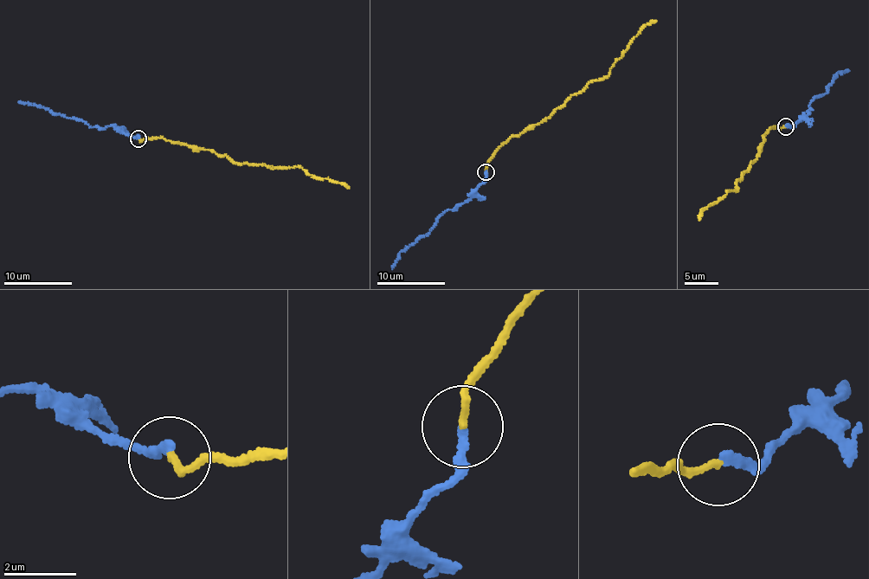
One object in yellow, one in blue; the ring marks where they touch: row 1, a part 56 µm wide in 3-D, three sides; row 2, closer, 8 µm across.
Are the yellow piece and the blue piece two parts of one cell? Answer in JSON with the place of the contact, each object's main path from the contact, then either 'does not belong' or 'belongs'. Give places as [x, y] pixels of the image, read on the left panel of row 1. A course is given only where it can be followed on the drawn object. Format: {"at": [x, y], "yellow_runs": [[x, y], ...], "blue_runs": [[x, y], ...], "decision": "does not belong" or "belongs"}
{"at": [138, 138], "yellow_runs": [[138, 138], [156, 137], [209, 149], [245, 164], [300, 168], [313, 176], [333, 180], [349, 188]], "blue_runs": [[138, 138], [114, 126], [91, 127], [84, 121], [18, 102]], "decision": "belongs"}

